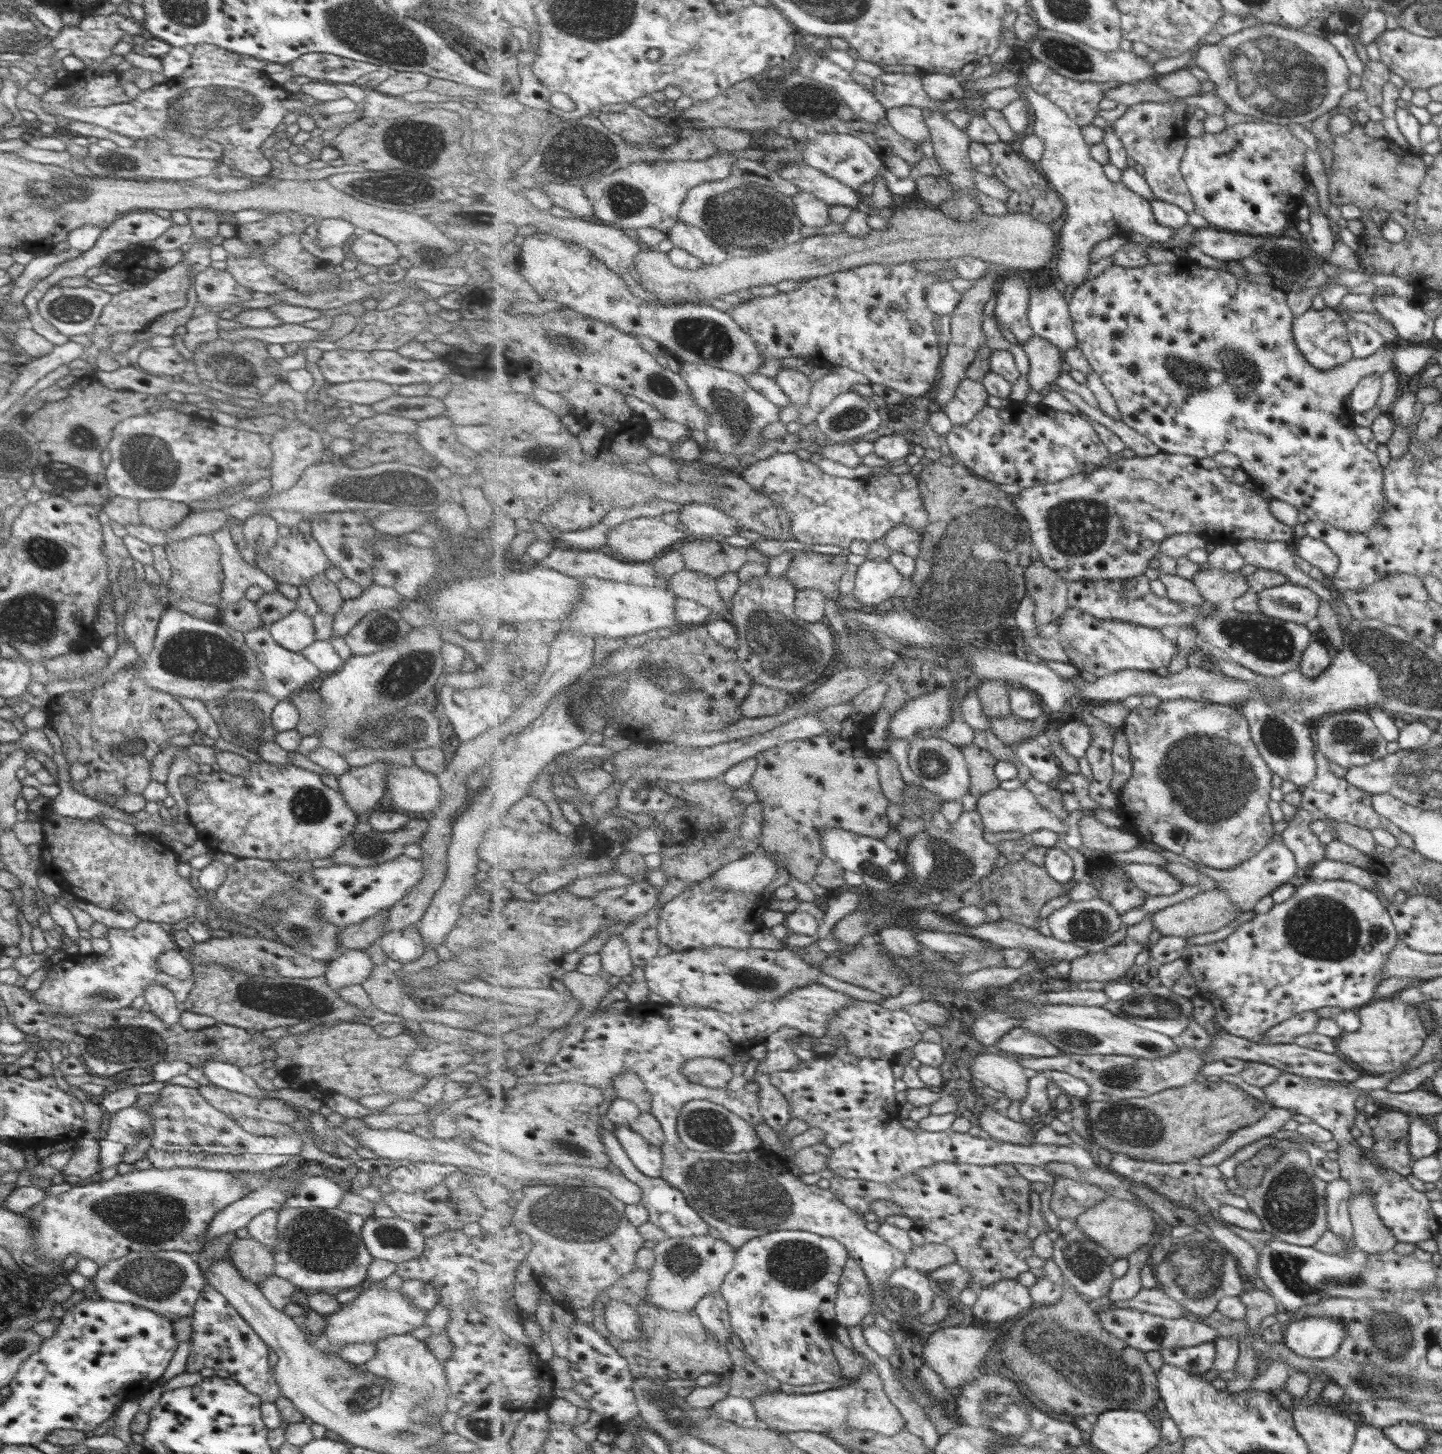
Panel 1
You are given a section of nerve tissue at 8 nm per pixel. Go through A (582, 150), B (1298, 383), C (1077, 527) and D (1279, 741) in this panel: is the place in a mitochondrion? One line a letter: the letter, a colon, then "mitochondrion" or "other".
A: mitochondrion
B: other
C: mitochondrion
D: mitochondrion

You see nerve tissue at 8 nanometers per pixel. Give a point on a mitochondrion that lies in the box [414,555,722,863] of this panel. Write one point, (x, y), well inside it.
(604, 702)

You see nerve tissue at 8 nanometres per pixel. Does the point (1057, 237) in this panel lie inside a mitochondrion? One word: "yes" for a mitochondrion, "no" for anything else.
no

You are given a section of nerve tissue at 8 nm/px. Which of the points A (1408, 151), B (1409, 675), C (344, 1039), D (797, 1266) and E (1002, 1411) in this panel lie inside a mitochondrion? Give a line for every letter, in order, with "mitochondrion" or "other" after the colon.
A: other
B: mitochondrion
C: other
D: mitochondrion
E: mitochondrion

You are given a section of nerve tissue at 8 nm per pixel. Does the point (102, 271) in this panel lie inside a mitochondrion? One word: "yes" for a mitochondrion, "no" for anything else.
no

